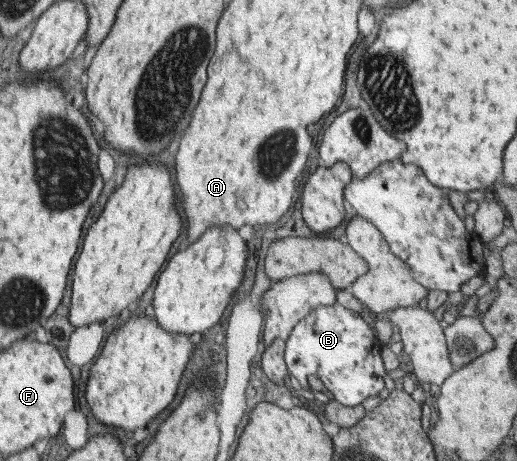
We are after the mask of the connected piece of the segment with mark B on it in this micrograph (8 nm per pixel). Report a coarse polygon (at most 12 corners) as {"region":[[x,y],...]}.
{"region":[[312,309],[285,363],[315,401],[356,406],[388,372],[361,314]]}

